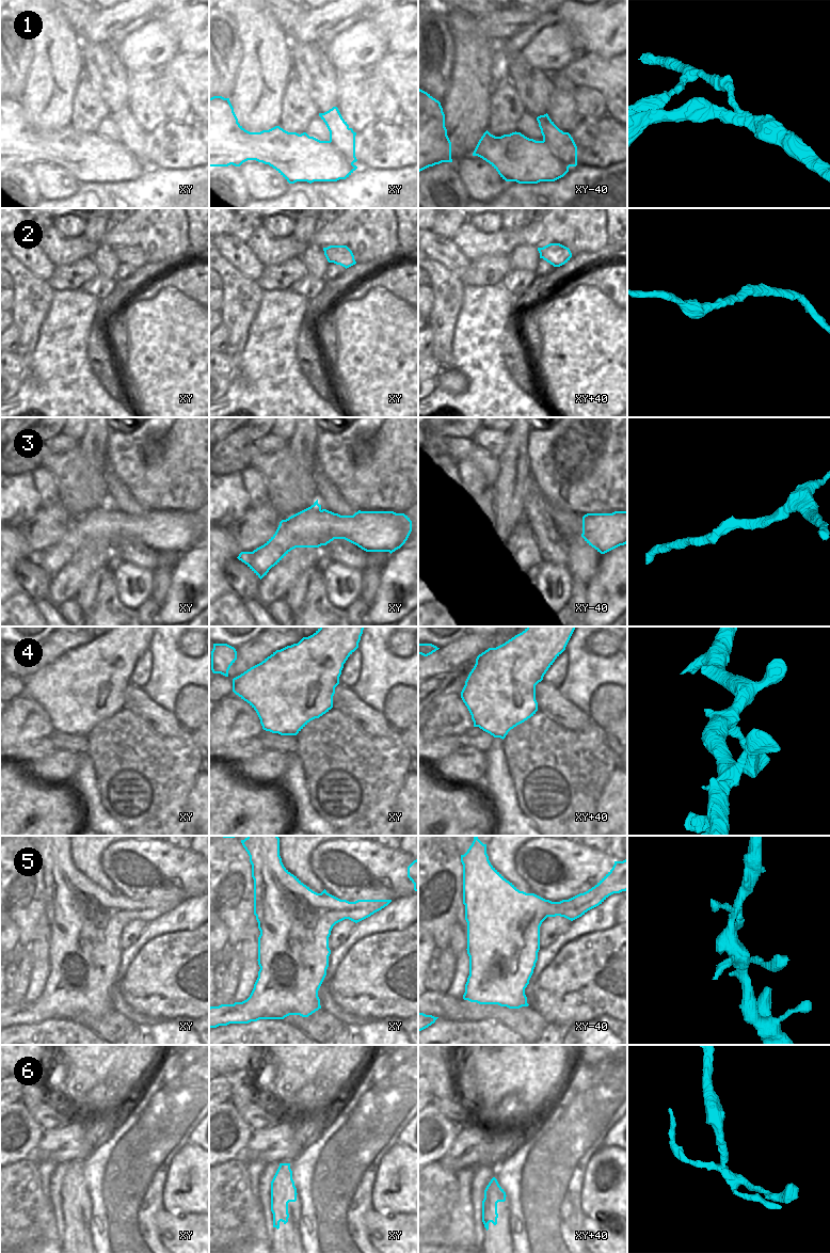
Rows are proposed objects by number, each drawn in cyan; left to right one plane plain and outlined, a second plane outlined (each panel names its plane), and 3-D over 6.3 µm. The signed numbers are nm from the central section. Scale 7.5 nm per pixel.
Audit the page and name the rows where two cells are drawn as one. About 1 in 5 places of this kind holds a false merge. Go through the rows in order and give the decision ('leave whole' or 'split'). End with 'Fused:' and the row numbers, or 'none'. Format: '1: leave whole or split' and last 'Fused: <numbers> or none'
1: split
2: leave whole
3: leave whole
4: leave whole
5: leave whole
6: split
Fused: 1, 6

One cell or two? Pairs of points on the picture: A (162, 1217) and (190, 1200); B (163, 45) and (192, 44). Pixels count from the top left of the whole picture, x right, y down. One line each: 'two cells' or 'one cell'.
A: two cells
B: two cells

